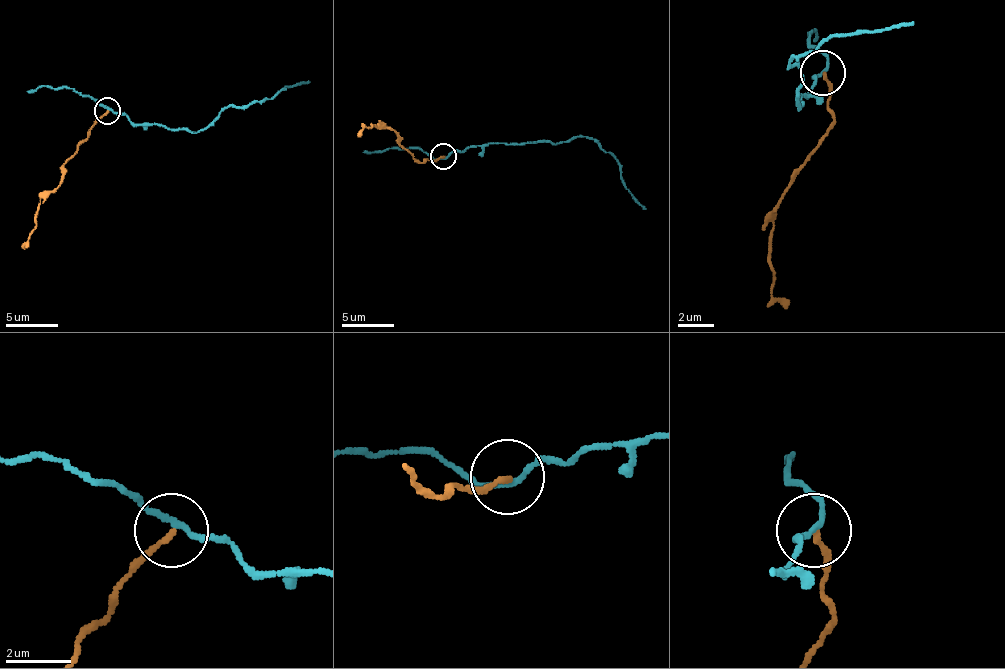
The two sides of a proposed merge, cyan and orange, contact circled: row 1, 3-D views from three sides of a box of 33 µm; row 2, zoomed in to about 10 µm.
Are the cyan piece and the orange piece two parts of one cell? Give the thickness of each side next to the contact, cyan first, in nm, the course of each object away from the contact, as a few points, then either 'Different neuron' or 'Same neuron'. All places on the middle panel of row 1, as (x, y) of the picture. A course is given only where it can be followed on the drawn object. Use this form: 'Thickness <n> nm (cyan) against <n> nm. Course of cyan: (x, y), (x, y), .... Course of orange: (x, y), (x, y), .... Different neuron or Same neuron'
Thickness 160 nm (cyan) against 160 nm. Course of cyan: (444, 158), (473, 145), (565, 142), (591, 137), (620, 166), (625, 189), (646, 208). Course of orange: (444, 155), (417, 161), (399, 142), (396, 134), (378, 126), (365, 126), (357, 137). Different neuron

